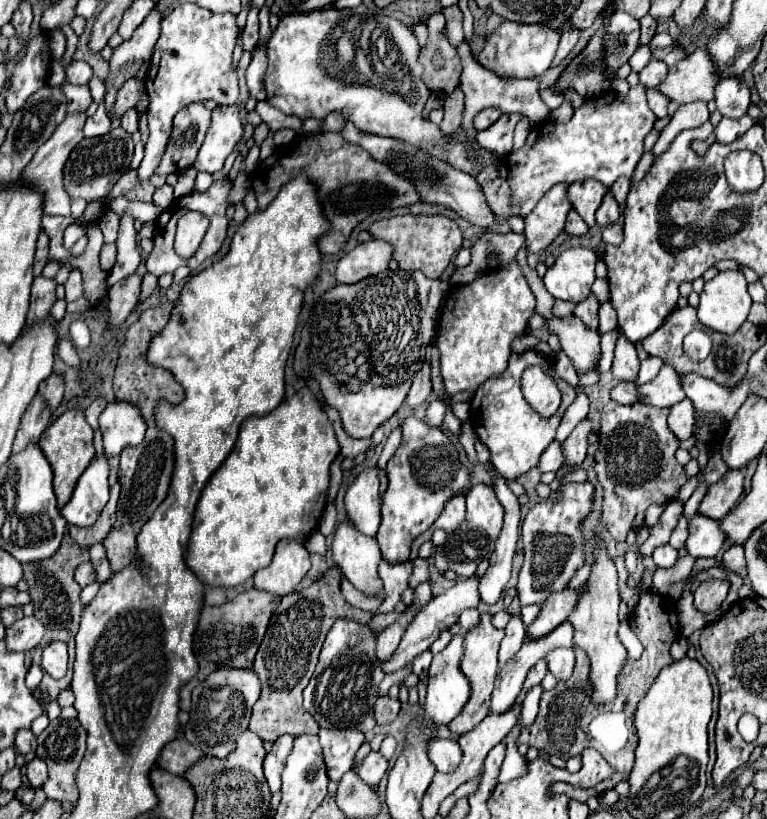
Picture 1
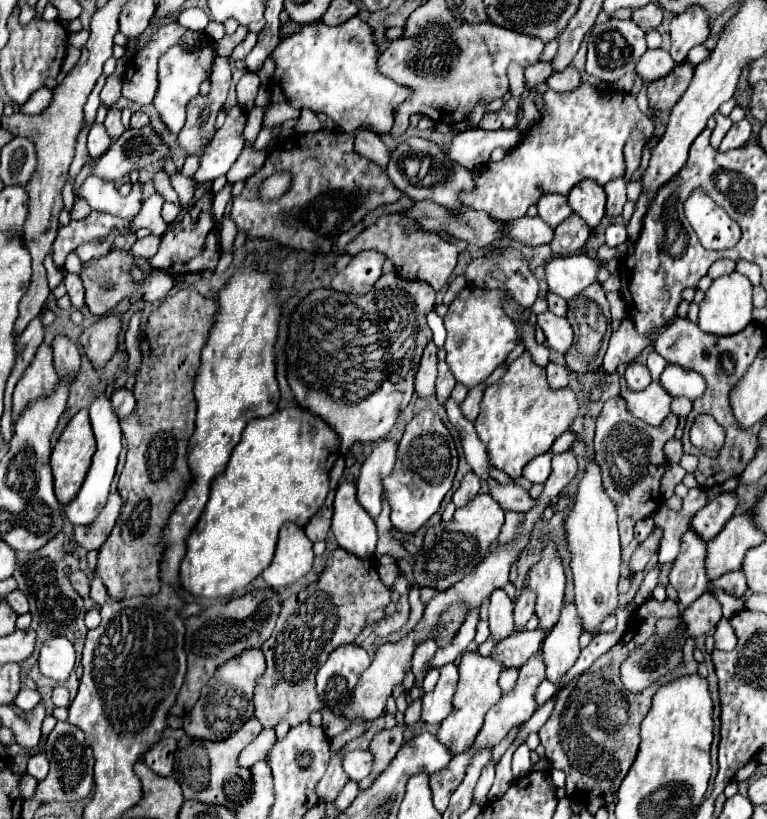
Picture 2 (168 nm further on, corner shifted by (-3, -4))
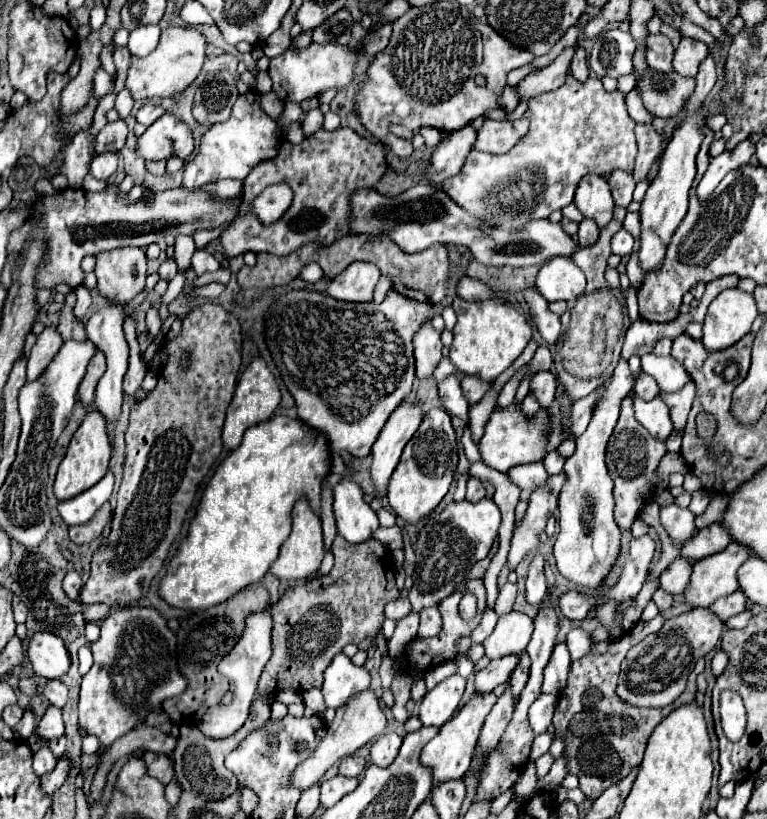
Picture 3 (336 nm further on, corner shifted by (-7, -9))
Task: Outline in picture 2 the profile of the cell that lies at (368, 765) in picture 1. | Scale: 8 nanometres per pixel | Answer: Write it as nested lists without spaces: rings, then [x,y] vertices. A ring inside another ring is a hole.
[[[350,751],[344,755],[342,765],[350,779],[362,781],[364,777],[368,777],[372,769],[372,753],[370,751]]]

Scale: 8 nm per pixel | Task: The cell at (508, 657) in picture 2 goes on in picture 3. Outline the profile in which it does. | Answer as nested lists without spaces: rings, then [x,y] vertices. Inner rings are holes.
[[[508,654],[504,658],[492,660],[484,670],[476,674],[476,692],[492,692],[498,684],[508,682],[518,660],[520,658],[516,654]]]

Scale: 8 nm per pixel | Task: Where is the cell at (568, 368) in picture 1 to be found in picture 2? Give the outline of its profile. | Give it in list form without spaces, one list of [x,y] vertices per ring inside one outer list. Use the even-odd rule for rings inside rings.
[[[550,363],[550,369],[546,369],[546,377],[548,377],[550,389],[564,389],[570,381],[566,367],[560,367],[560,365],[554,365],[554,363]]]

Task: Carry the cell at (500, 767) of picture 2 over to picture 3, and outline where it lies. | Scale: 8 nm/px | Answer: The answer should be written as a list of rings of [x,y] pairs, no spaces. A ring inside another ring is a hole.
[[[542,694],[542,696],[534,702],[534,706],[529,709],[528,720],[536,735],[545,732],[546,728],[552,724],[556,700],[558,700],[558,696]]]

